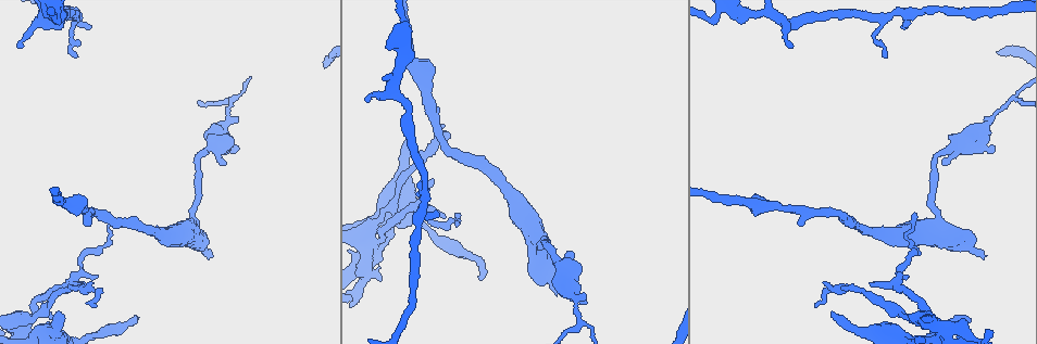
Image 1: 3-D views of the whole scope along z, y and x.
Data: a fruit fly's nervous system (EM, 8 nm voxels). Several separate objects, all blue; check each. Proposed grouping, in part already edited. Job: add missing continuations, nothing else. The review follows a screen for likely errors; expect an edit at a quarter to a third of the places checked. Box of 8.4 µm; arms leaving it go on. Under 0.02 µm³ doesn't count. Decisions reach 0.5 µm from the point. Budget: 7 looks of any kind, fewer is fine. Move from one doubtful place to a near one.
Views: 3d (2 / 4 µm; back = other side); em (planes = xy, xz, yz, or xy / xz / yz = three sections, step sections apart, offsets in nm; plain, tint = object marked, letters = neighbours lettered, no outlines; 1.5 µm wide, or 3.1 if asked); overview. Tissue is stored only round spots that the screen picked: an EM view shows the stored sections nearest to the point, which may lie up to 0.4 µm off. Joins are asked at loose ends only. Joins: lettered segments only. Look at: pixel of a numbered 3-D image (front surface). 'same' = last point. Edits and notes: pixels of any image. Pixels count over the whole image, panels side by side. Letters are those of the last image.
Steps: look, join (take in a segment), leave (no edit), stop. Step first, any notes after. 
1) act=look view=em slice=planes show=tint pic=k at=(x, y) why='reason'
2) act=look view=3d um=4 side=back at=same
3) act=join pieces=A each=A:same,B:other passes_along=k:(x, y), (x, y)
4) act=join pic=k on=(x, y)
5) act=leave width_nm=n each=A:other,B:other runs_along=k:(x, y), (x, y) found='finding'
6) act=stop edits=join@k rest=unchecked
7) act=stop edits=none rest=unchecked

act=look view=em slice=planes show=tint pic=1 at=(982, 258) why='stops while still wide'

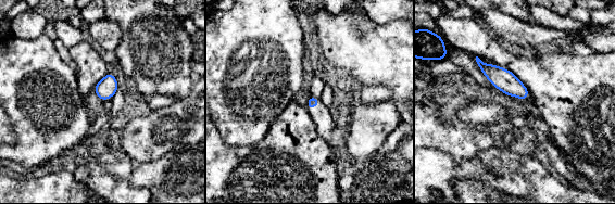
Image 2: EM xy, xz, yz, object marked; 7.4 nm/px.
act=look view=em slice=planes show=letters at=same why='see the neighbours'

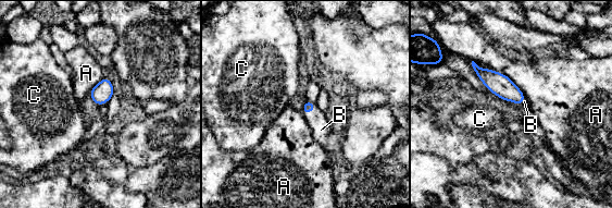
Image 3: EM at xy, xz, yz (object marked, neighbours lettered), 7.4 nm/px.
act=join pieces=B each=A:other,B:same,C:other passes_along=3:(308, 108), (310, 112), (321, 130) found='it goes on there'

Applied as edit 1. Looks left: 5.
act=look view=overview

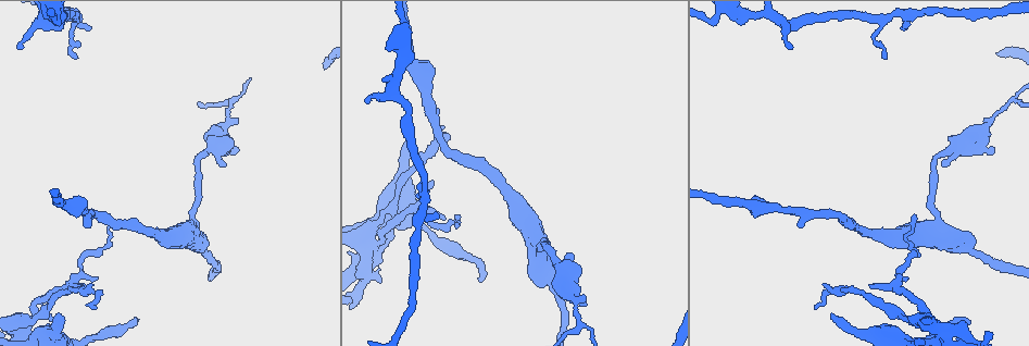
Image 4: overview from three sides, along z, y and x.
act=look view=em slice=xy step=8 show=plain pic=4 at=(55, 314) why='branch stops here'

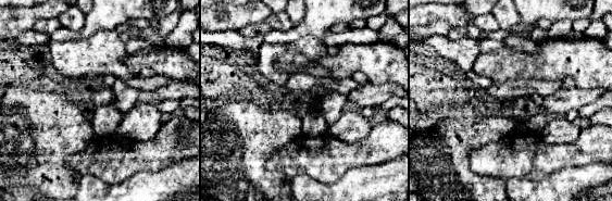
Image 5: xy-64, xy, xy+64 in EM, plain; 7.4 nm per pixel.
act=look view=em slice=xy step=8 show=letters at=same

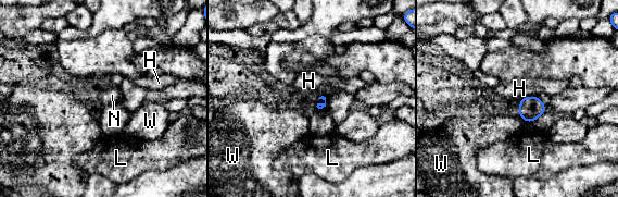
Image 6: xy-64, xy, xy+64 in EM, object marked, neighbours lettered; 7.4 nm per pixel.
act=leave each=H:other,L:other,N:other,W:other border=6:(537, 96), (525, 96), (519, 99) found='none of them fits'

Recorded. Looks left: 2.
act=look view=em slice=xy step=4 show=letters pic=4 at=(968, 324) why='end of a long branch'

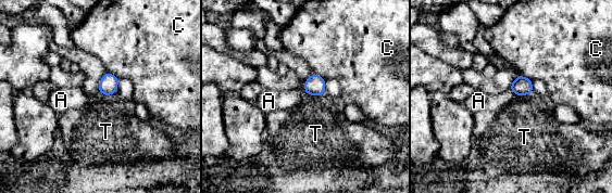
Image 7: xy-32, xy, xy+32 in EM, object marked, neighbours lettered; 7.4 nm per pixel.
act=look view=em slice=planes show=letters at=same

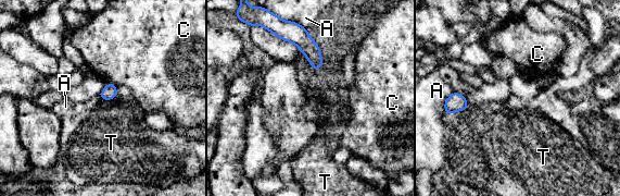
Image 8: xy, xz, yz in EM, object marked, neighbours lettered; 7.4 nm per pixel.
act=leave each=A:other,C:other,T:other found='no lettered segment goes on from it'

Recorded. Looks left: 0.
act=stop edits=join@3 rest=unchecked

